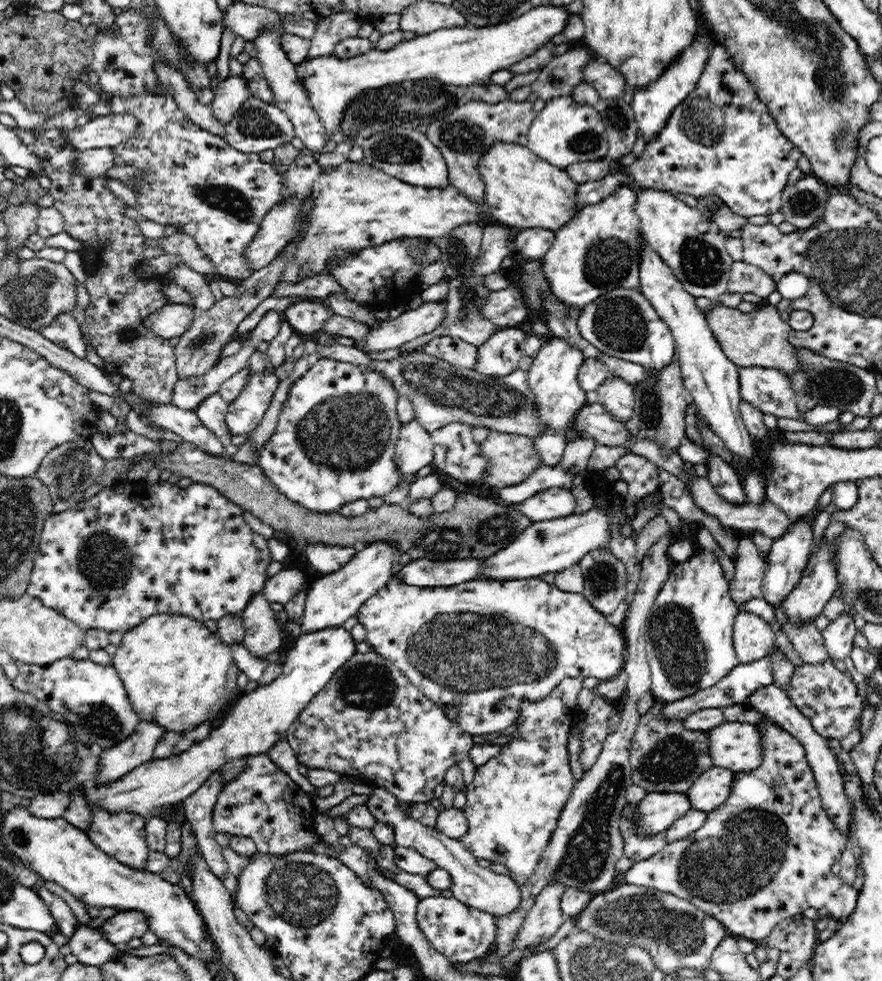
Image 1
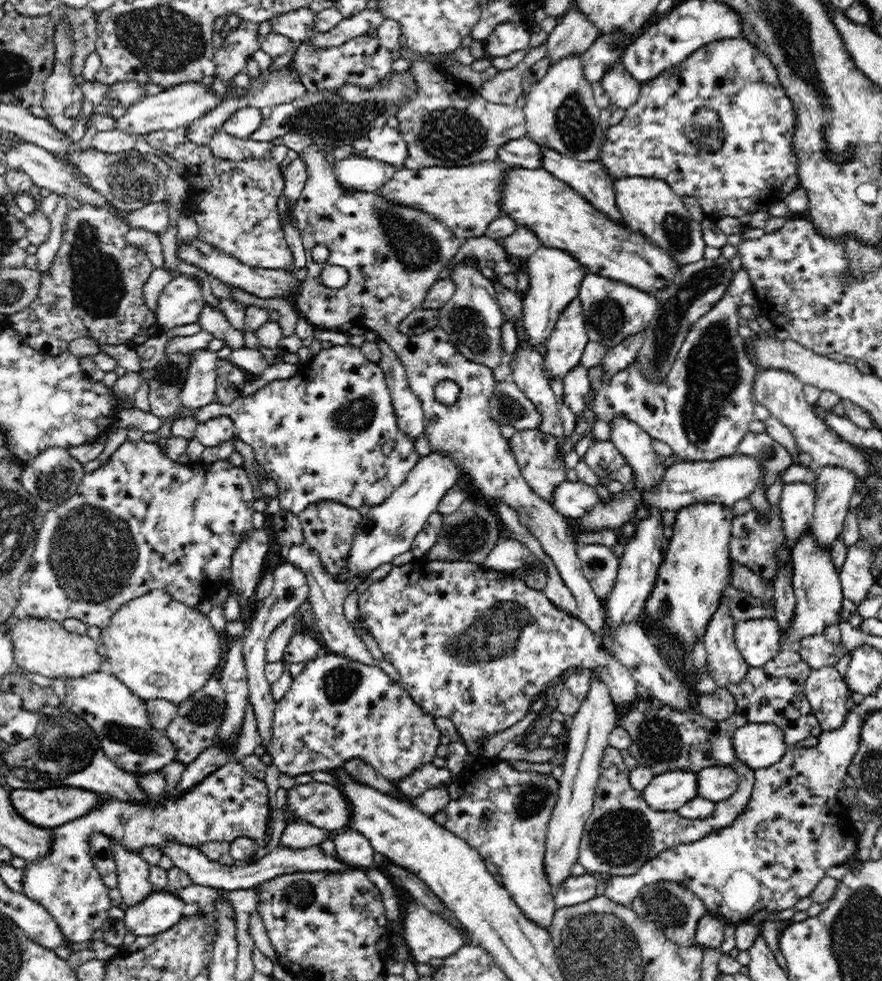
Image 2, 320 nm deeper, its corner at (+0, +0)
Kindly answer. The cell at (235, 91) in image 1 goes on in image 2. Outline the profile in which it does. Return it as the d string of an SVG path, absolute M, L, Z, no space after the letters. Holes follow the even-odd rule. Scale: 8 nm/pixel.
M241 19L238 28L225 35L224 43L213 56L215 75L228 82L239 72L245 72L247 58L261 48L261 41L254 28L248 28L248 21Z

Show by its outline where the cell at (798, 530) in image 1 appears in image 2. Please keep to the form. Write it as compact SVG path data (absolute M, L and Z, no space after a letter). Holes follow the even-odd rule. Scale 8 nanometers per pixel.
M806 482L779 485L782 492L776 506L782 519L782 528L792 548L813 522L815 488Z

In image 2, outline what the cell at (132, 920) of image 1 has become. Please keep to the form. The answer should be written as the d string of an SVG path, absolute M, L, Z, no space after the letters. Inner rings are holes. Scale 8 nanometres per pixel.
M155 891L142 902L125 910L123 922L136 936L152 936L178 924L184 916L185 902L168 891Z

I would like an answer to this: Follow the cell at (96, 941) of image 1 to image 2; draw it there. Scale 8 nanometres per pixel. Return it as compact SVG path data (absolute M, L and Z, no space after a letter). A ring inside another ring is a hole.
M233 760L227 764L224 764L221 768L218 768L216 772L212 772L212 774L205 776L200 782L198 782L196 786L190 787L186 792L180 793L179 795L178 793L174 795L174 792L166 794L165 778L160 771L138 774L134 773L133 775L137 777L139 787L145 792L145 799L143 800L143 803L138 804L134 803L134 801L120 801L120 799L117 799L116 797L107 796L107 798L104 799L95 809L92 809L84 816L81 816L82 818L78 818L78 820L74 820L74 822L62 824L62 826L54 828L54 842L52 842L47 855L44 855L38 860L25 862L26 865L23 868L25 873L22 879L23 893L30 897L30 900L37 901L38 904L41 904L54 917L54 920L58 923L58 928L62 931L64 938L68 940L68 944L91 940L92 934L101 928L104 921L108 918L108 910L112 908L112 900L108 897L109 888L104 884L104 881L102 880L100 873L98 873L97 868L94 867L92 853L90 853L91 837L95 833L100 833L108 838L118 841L118 844L122 844L125 846L125 848L129 848L132 852L141 852L141 850L146 848L146 846L158 846L158 848L160 848L162 851L162 846L169 841L176 841L180 844L185 844L186 846L194 846L199 848L200 844L204 844L205 842L232 842L239 837L250 838L256 841L258 846L265 846L266 836L268 836L266 835L266 832L268 832L268 828L270 828L268 827L268 824L270 824L269 792L266 783L263 780L254 778L252 775L248 774L248 772L242 767L242 764L239 764L238 761Z

